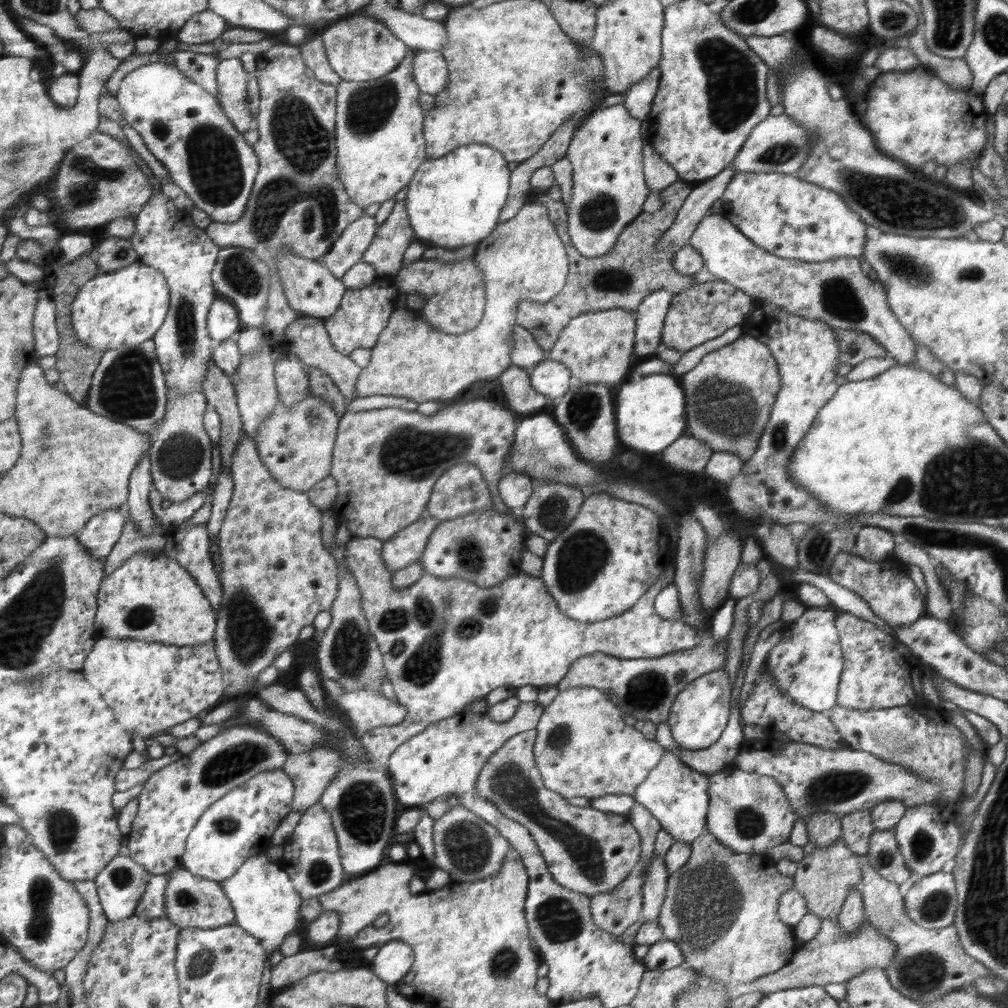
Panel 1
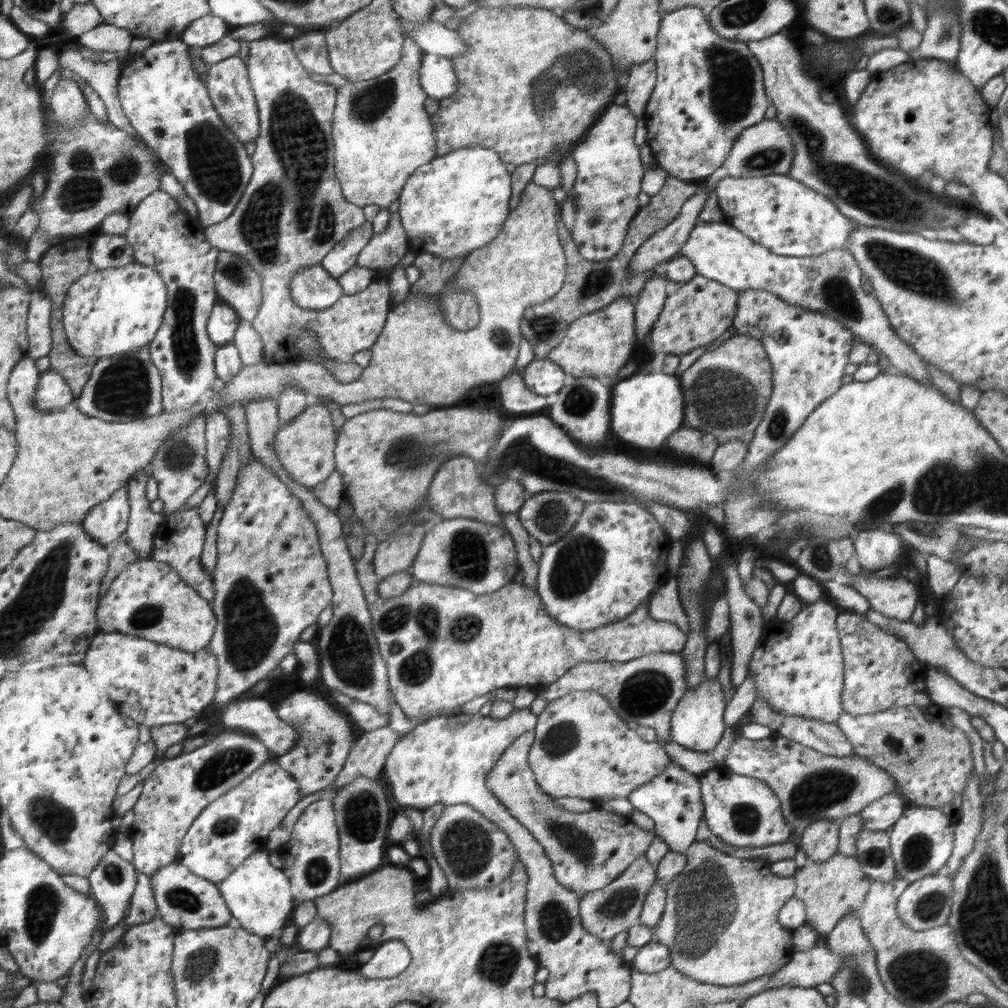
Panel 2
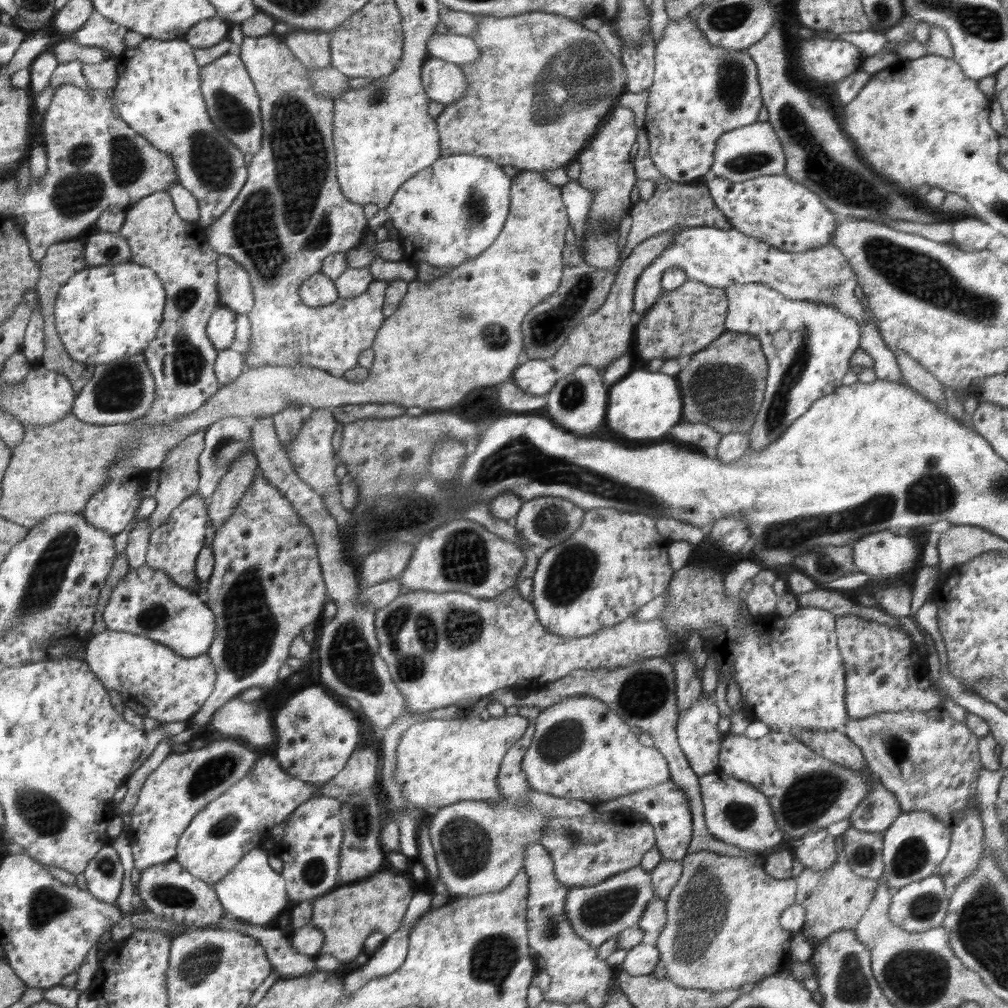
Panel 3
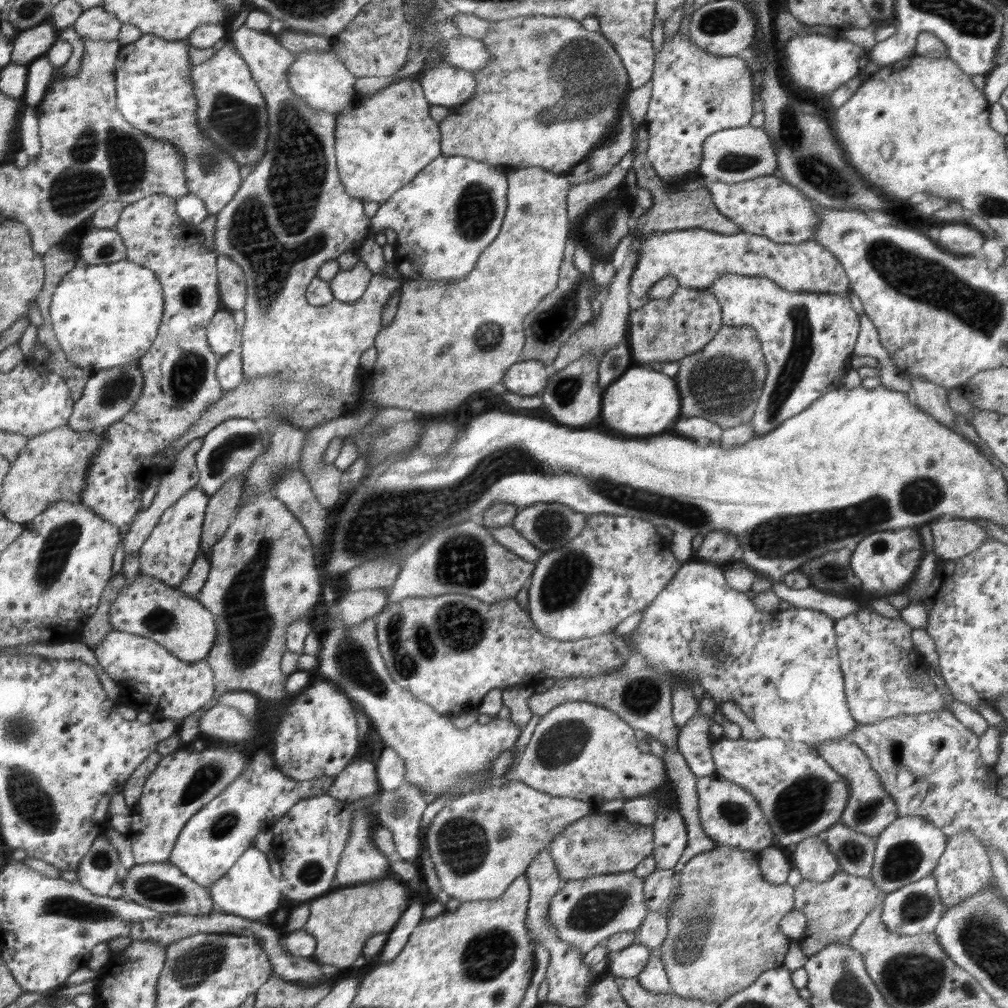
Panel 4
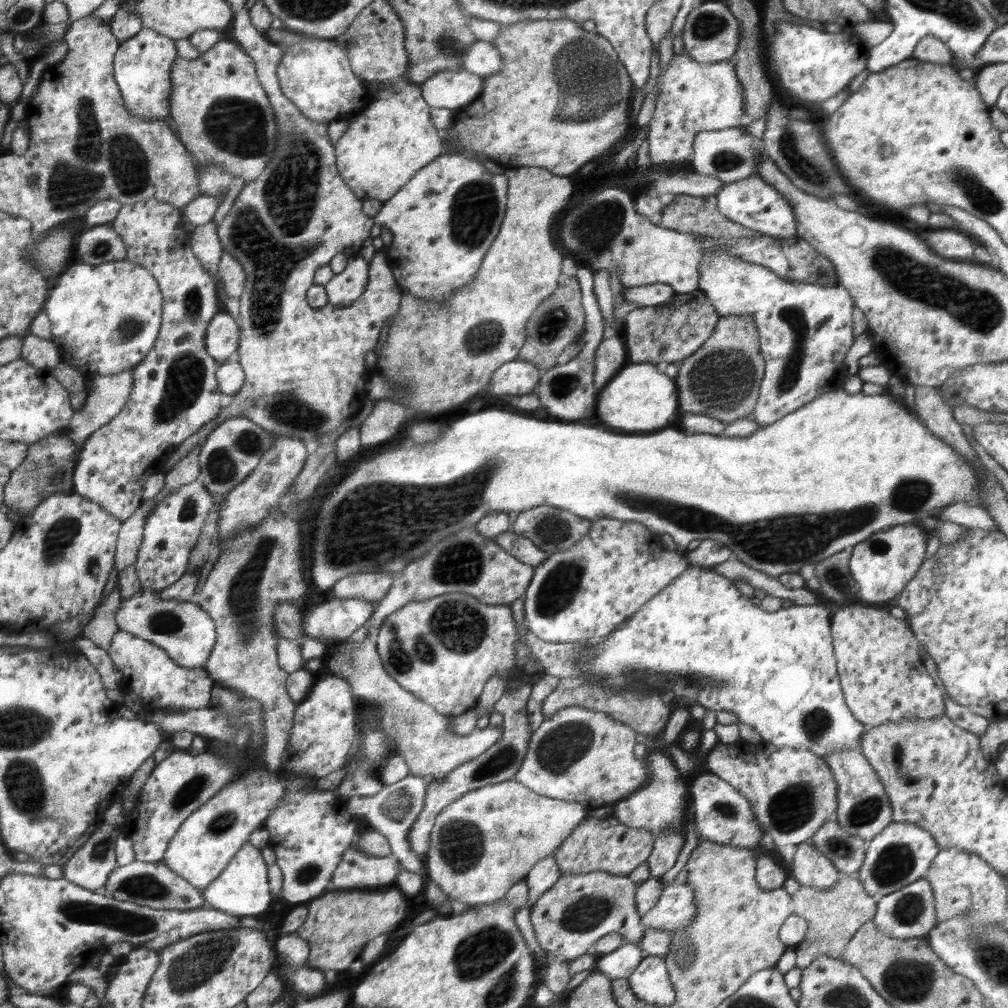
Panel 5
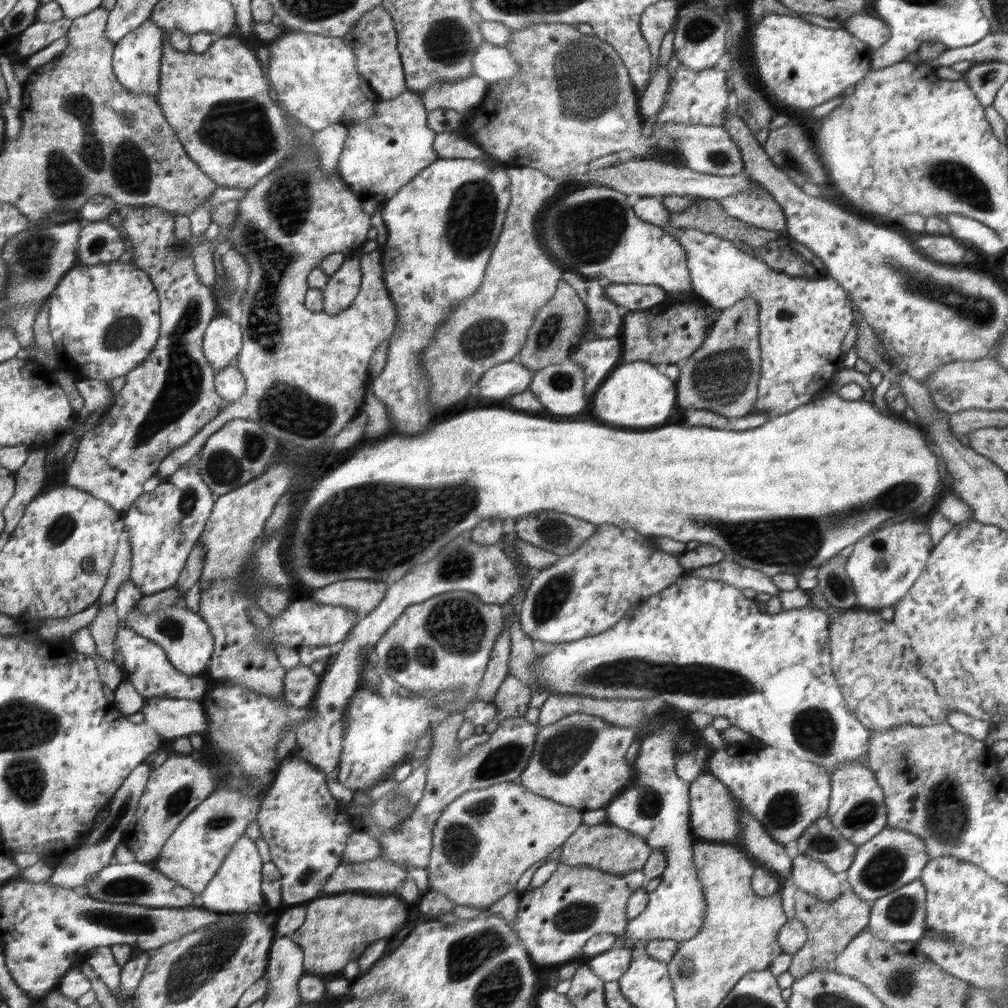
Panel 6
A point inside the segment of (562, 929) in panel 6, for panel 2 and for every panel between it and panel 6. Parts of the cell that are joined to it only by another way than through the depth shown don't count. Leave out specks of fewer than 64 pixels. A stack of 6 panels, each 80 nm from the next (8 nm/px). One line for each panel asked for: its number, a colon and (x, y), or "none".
2: (608, 911)
3: (599, 912)
4: (585, 912)
5: (567, 921)

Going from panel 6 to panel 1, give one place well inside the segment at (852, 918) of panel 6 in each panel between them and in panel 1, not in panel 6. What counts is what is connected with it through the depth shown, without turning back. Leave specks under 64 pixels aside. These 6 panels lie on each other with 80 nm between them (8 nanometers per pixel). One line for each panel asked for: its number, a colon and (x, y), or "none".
1: (825, 877)
2: (830, 889)
3: (834, 899)
4: (834, 909)
5: (833, 915)

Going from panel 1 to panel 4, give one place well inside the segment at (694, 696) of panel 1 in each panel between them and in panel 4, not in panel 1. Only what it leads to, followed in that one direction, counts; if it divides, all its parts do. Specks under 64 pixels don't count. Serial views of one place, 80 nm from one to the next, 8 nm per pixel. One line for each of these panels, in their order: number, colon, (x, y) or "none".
2: (697, 724)
3: (698, 736)
4: (695, 742)

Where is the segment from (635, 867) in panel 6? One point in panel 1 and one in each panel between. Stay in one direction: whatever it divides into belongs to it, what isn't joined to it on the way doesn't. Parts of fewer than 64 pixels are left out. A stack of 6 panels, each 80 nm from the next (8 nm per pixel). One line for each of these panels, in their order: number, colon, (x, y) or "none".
1: (591, 851)
2: (590, 850)
3: (588, 849)
4: (601, 843)
5: (605, 844)

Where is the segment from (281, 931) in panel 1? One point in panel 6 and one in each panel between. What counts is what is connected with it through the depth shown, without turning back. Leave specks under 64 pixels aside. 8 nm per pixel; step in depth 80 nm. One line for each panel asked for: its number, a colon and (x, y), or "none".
2: (259, 896)
3: (254, 894)
4: (250, 889)
5: (243, 891)
6: (238, 887)

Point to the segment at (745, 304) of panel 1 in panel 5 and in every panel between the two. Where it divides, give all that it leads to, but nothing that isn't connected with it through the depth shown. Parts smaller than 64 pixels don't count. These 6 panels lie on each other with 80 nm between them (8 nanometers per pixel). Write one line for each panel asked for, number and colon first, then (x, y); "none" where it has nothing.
2: (700, 310)
3: (682, 322)
4: (665, 330)
5: (669, 332)

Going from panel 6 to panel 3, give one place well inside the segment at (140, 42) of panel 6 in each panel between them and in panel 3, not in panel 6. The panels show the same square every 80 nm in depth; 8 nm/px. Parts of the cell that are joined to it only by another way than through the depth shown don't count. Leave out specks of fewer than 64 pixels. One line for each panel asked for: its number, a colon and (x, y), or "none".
3: (159, 94)
4: (154, 90)
5: (143, 66)

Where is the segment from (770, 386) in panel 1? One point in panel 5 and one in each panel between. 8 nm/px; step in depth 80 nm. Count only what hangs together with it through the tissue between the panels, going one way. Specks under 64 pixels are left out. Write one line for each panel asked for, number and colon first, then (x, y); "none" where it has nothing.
2: (725, 392)
3: (722, 386)
4: (722, 382)
5: (721, 380)

